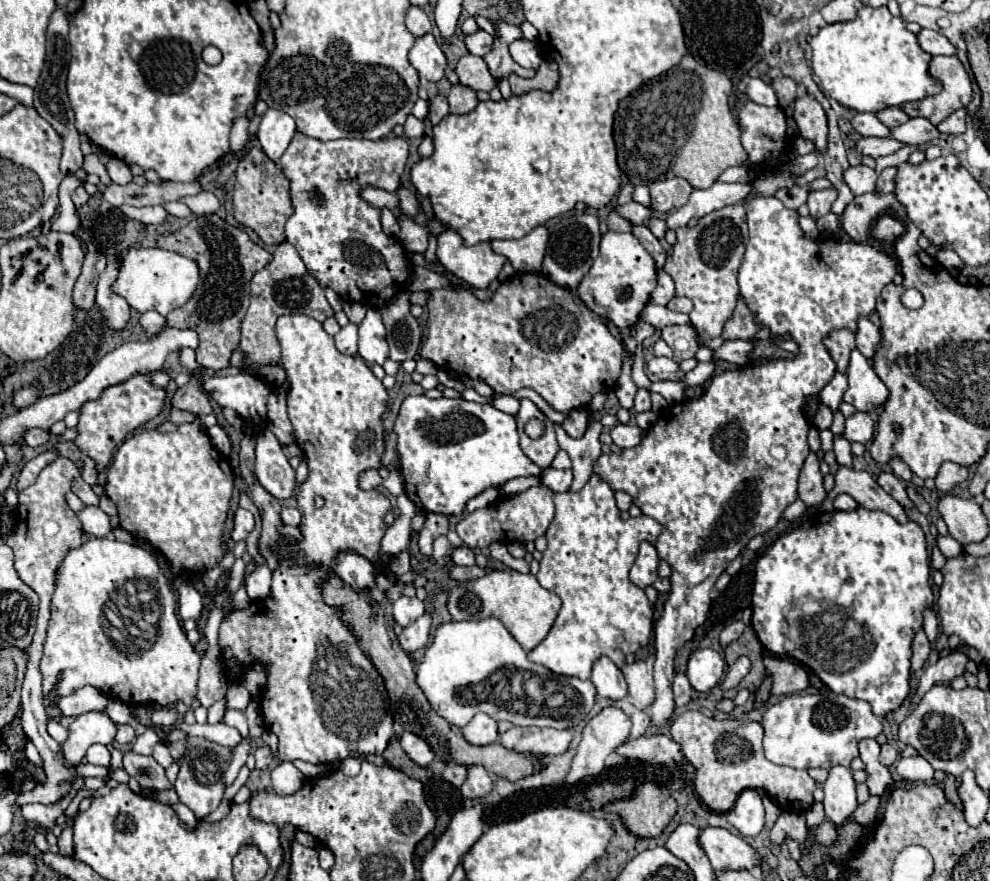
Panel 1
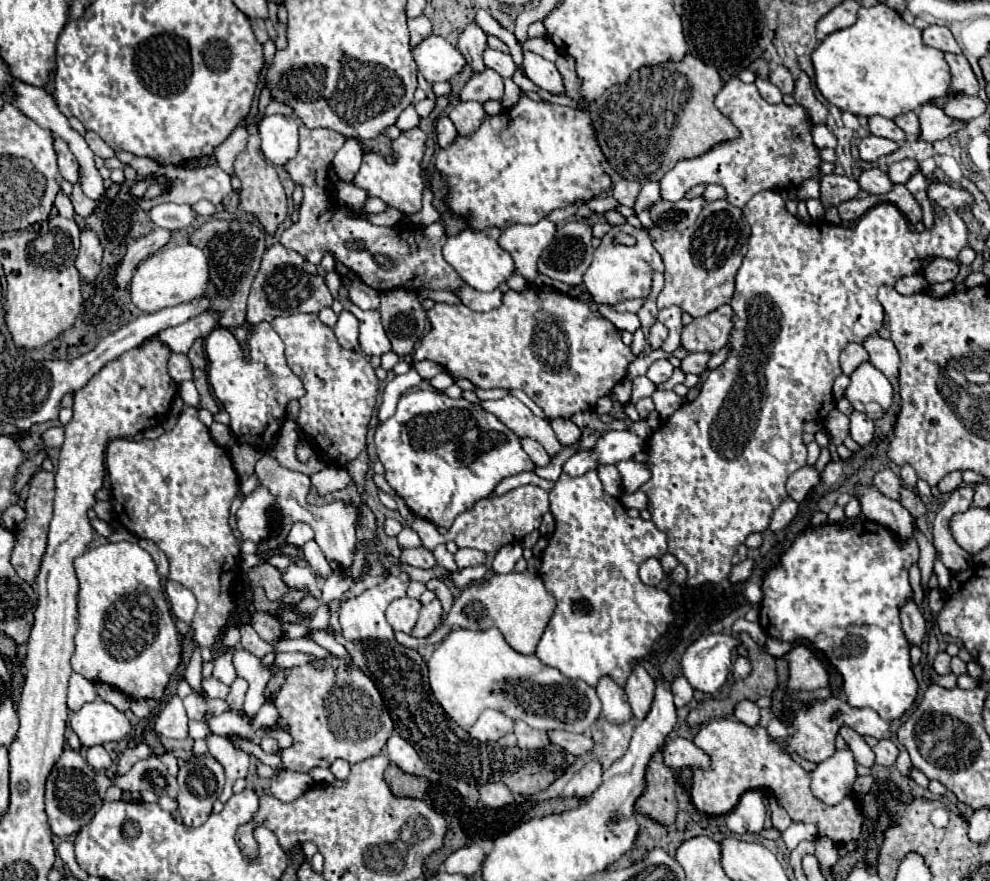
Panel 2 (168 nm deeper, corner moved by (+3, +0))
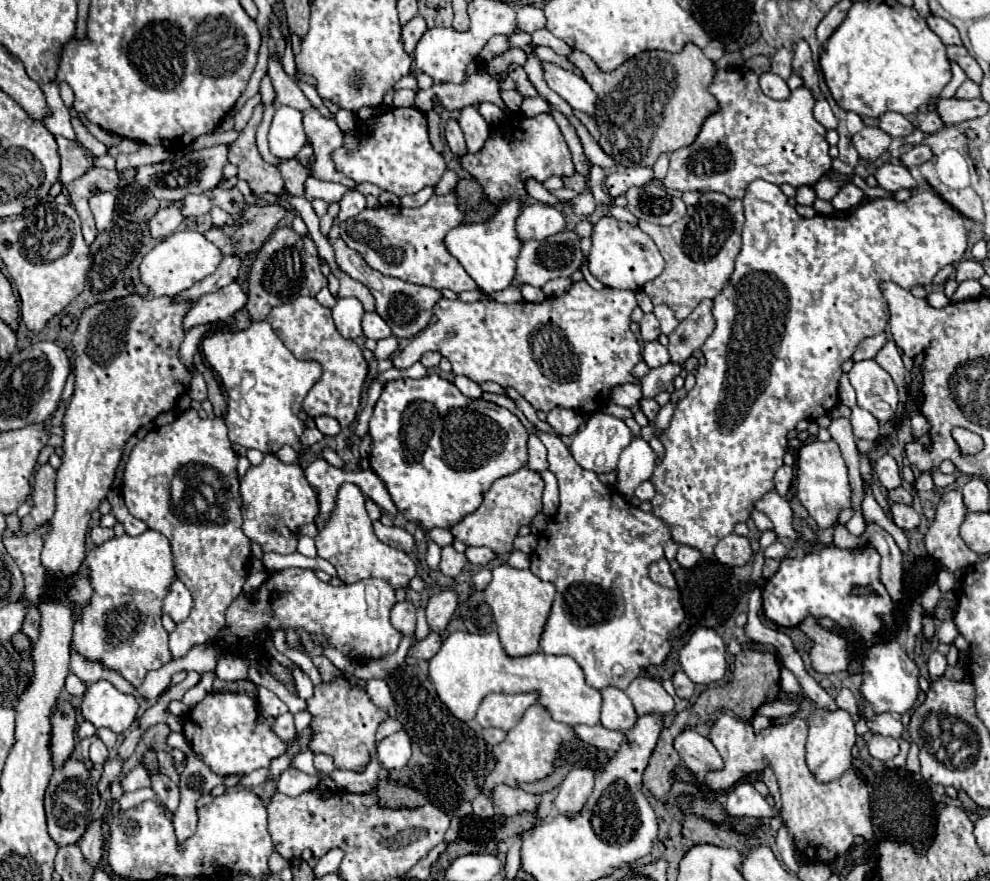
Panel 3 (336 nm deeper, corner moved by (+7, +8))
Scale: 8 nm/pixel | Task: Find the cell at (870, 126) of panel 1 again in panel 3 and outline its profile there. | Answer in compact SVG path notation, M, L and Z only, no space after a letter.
M886 112L884 116L880 116L880 128L892 138L896 138L896 136L908 136L914 130L914 124L898 112Z

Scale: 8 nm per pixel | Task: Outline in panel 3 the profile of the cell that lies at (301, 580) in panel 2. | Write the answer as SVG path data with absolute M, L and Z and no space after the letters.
M266 454L262 464L250 466L240 482L244 534L256 542L262 552L290 554L298 546L300 528L314 522L318 514L318 496L304 478L300 464L284 464L276 454Z

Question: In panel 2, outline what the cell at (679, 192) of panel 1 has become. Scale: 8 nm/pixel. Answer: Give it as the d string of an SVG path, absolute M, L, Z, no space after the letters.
M732 78L718 92L716 108L724 116L732 116L732 124L740 130L740 138L722 142L698 158L680 160L660 180L662 200L676 202L698 184L720 184L728 192L726 200L742 208L756 192L796 188L806 178L820 178L818 150L812 144L810 120L802 106L772 106L760 98L754 84L744 84L742 80Z

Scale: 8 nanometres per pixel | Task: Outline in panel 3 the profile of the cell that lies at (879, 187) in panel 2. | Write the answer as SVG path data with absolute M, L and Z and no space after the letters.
M884 164L876 170L876 180L878 180L878 186L888 190L888 192L896 192L896 190L918 190L920 184L910 176L908 168L904 166L896 166L896 164Z

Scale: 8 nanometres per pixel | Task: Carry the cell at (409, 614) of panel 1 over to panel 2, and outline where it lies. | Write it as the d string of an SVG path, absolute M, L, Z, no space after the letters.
M398 598L394 600L388 610L386 610L386 620L394 630L402 630L402 632L410 632L412 626L416 624L418 612L420 612L420 602L414 598Z

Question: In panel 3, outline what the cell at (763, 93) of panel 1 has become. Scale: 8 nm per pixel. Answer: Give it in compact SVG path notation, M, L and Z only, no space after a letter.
M772 72L760 74L760 88L768 98L774 100L786 100L790 96L790 88L786 86L786 80L782 80L778 74Z

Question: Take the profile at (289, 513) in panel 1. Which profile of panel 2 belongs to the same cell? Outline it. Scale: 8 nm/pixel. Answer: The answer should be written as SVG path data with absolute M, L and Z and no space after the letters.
M296 522L296 524L292 526L290 534L288 534L288 542L290 542L290 544L296 544L298 548L302 548L302 544L308 542L308 540L312 540L312 538L314 538L312 528L310 528L308 524L302 524L302 522Z

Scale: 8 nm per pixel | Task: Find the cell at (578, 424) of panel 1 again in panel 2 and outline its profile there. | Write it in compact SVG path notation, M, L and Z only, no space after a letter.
M554 418L554 420L550 420L550 426L556 432L556 438L560 440L562 446L570 446L576 440L580 440L580 436L582 436L582 430L568 418Z

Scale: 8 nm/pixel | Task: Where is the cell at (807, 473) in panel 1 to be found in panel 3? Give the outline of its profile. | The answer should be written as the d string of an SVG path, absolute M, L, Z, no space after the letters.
M780 466L774 474L774 490L780 494L780 496L786 496L790 484L792 484L792 478L794 478L794 468L792 466Z

